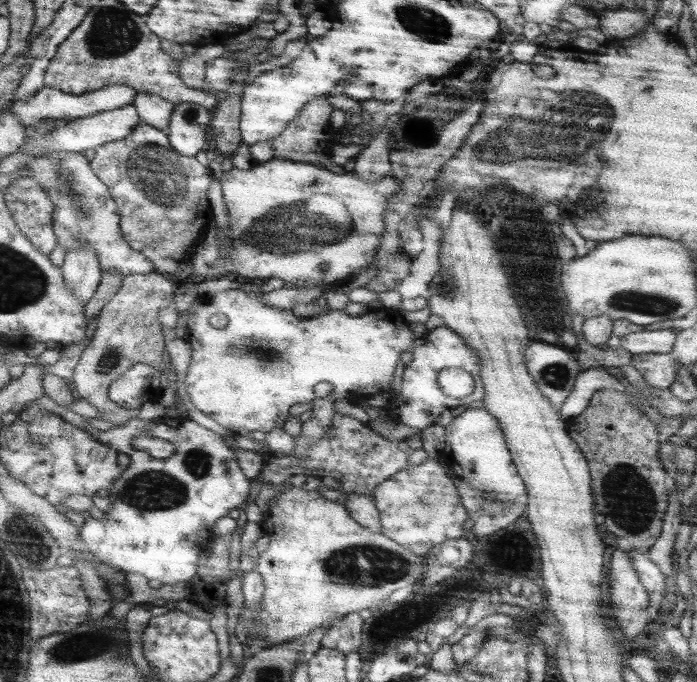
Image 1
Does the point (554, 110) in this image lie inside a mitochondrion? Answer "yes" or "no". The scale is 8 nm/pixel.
yes

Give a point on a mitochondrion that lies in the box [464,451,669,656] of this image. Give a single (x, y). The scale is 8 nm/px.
(627, 491)

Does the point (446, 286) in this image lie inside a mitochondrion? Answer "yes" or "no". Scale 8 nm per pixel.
yes

